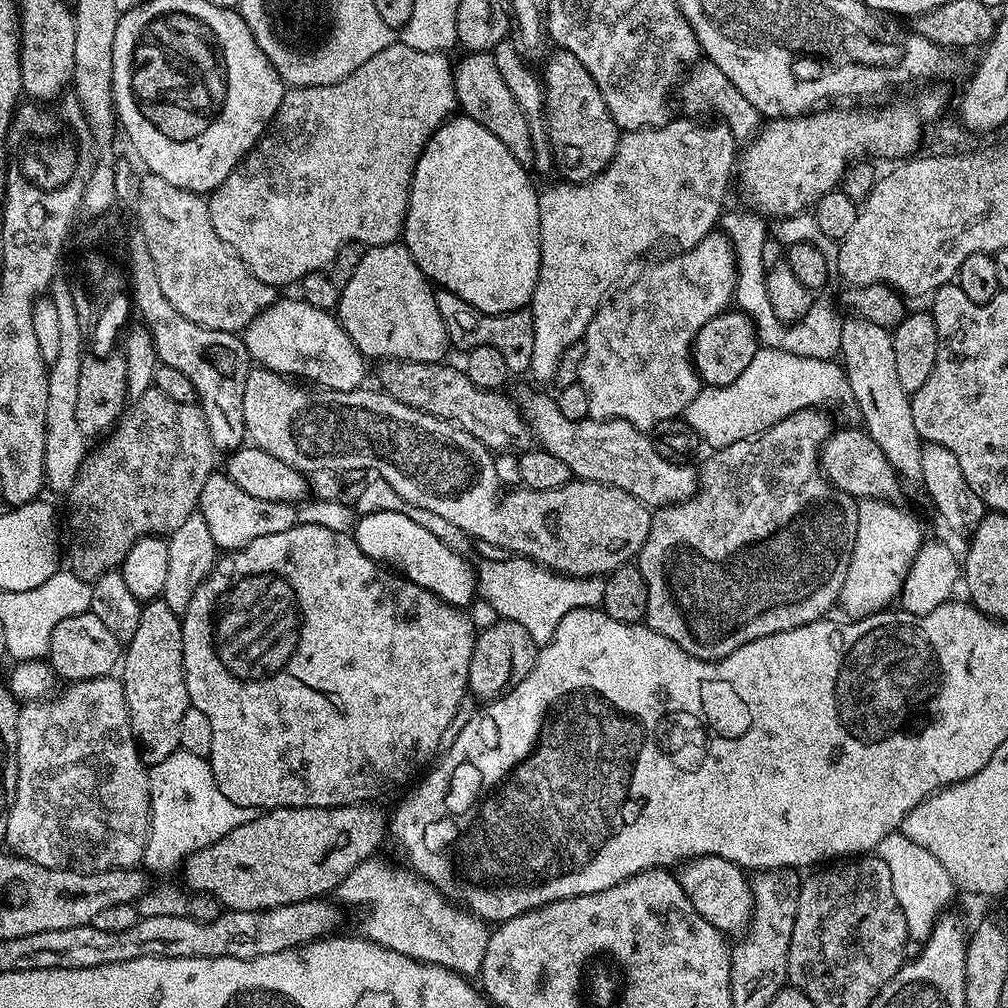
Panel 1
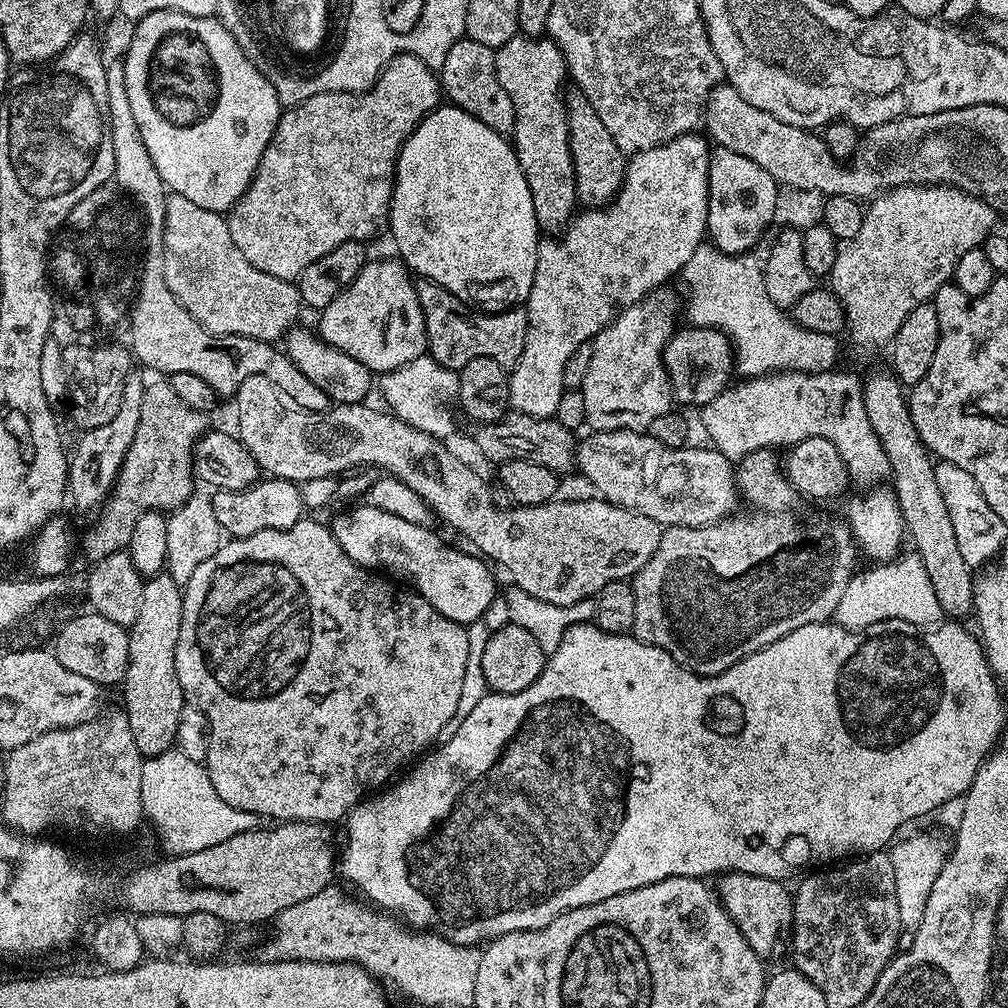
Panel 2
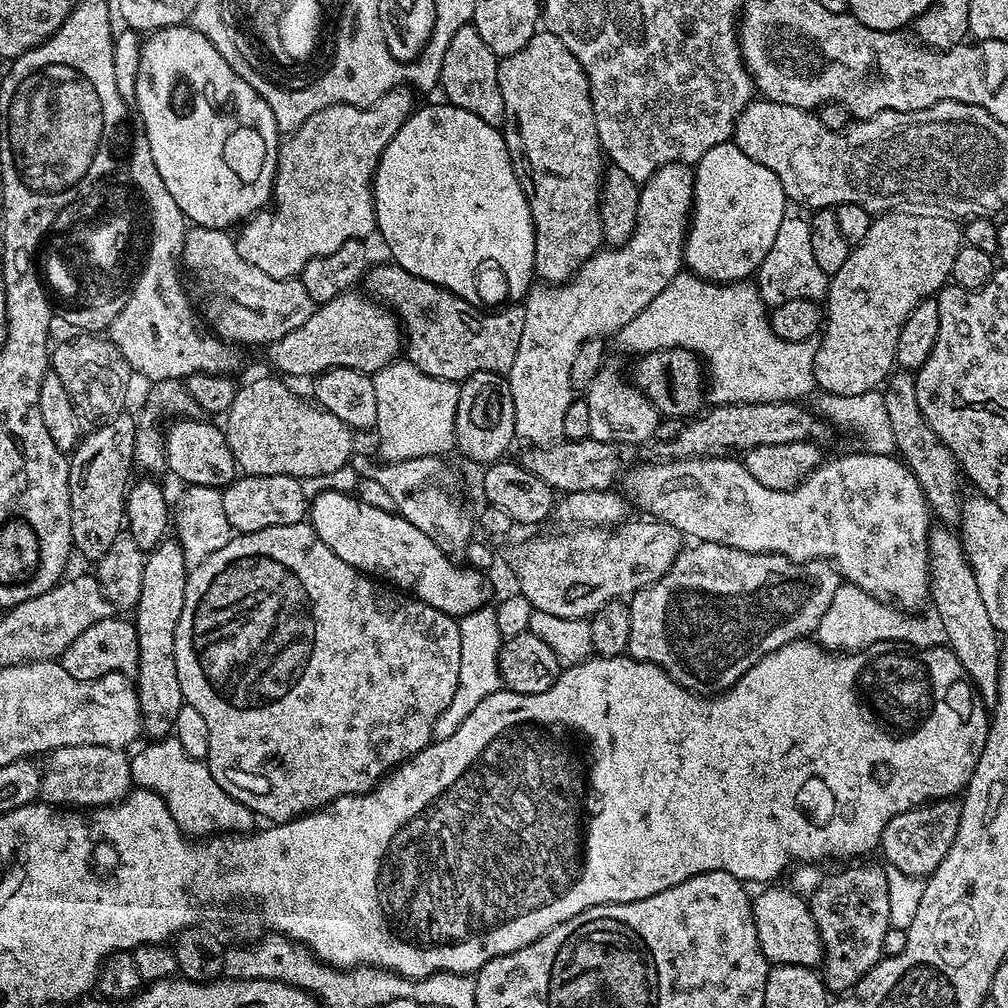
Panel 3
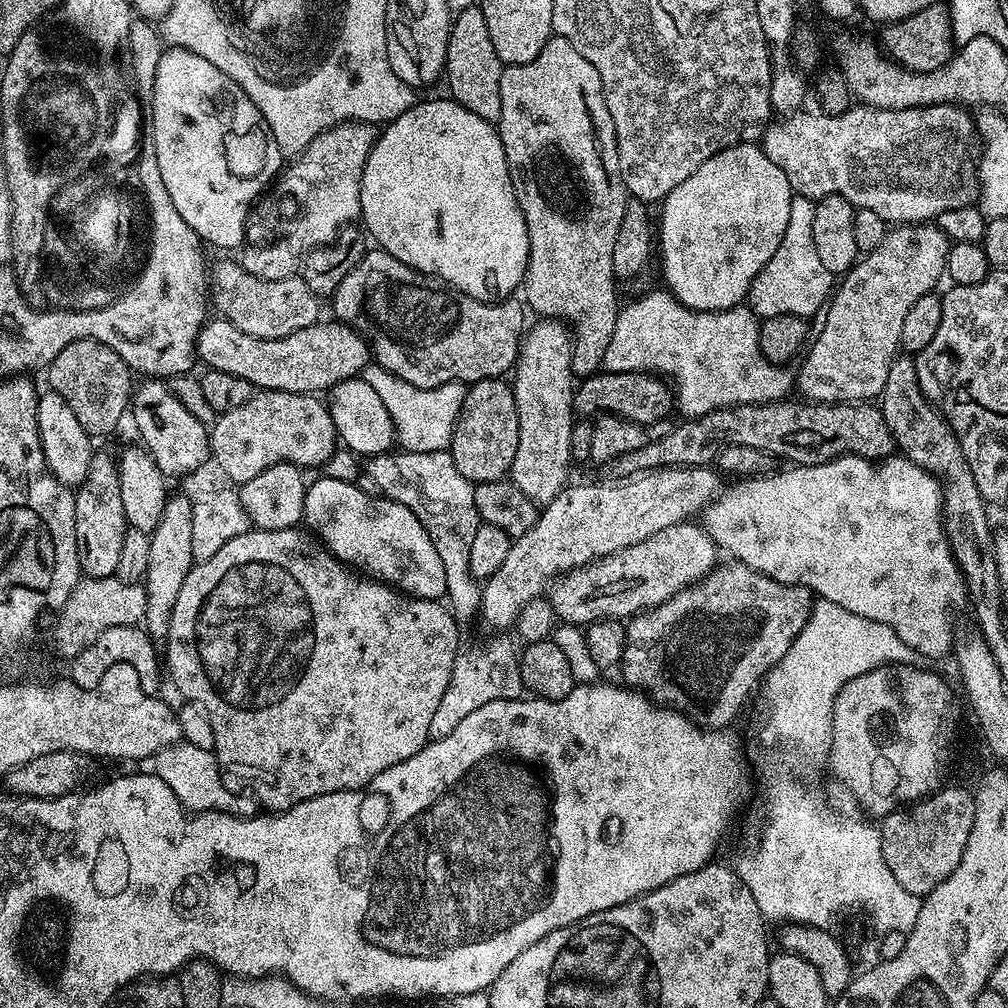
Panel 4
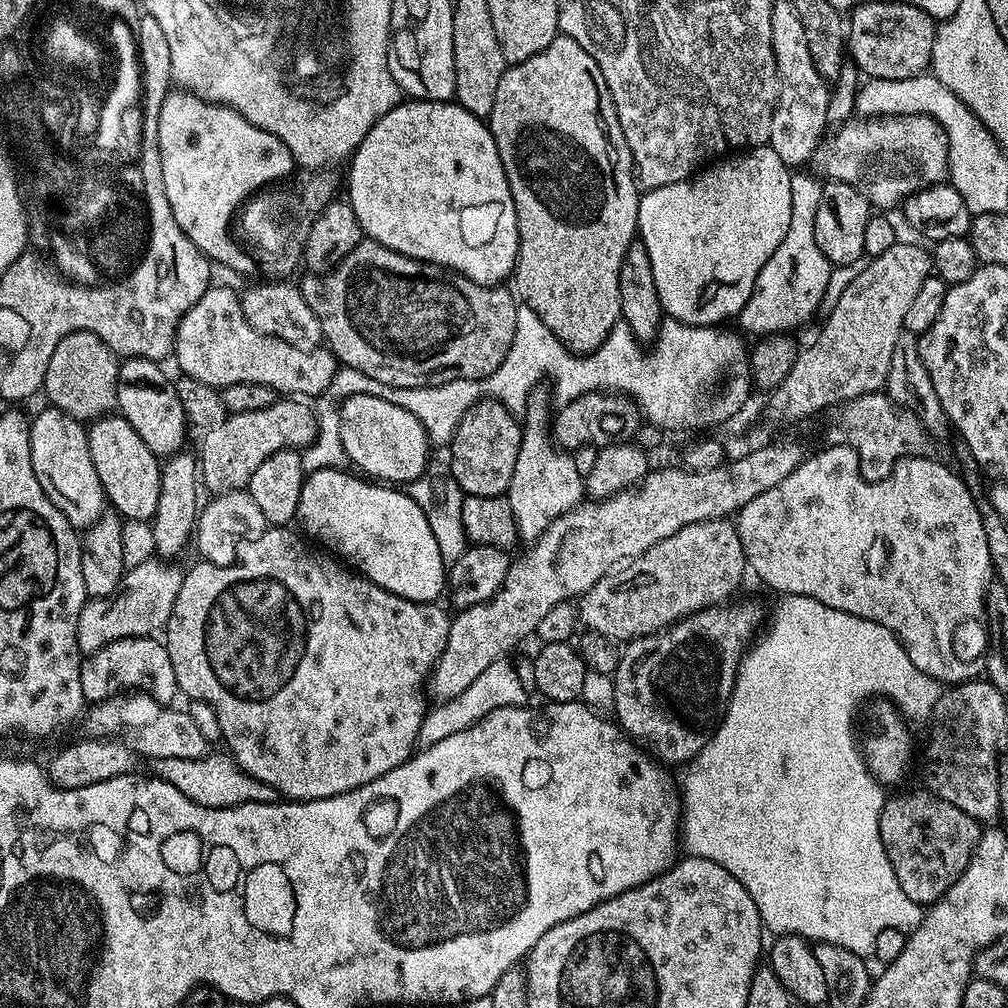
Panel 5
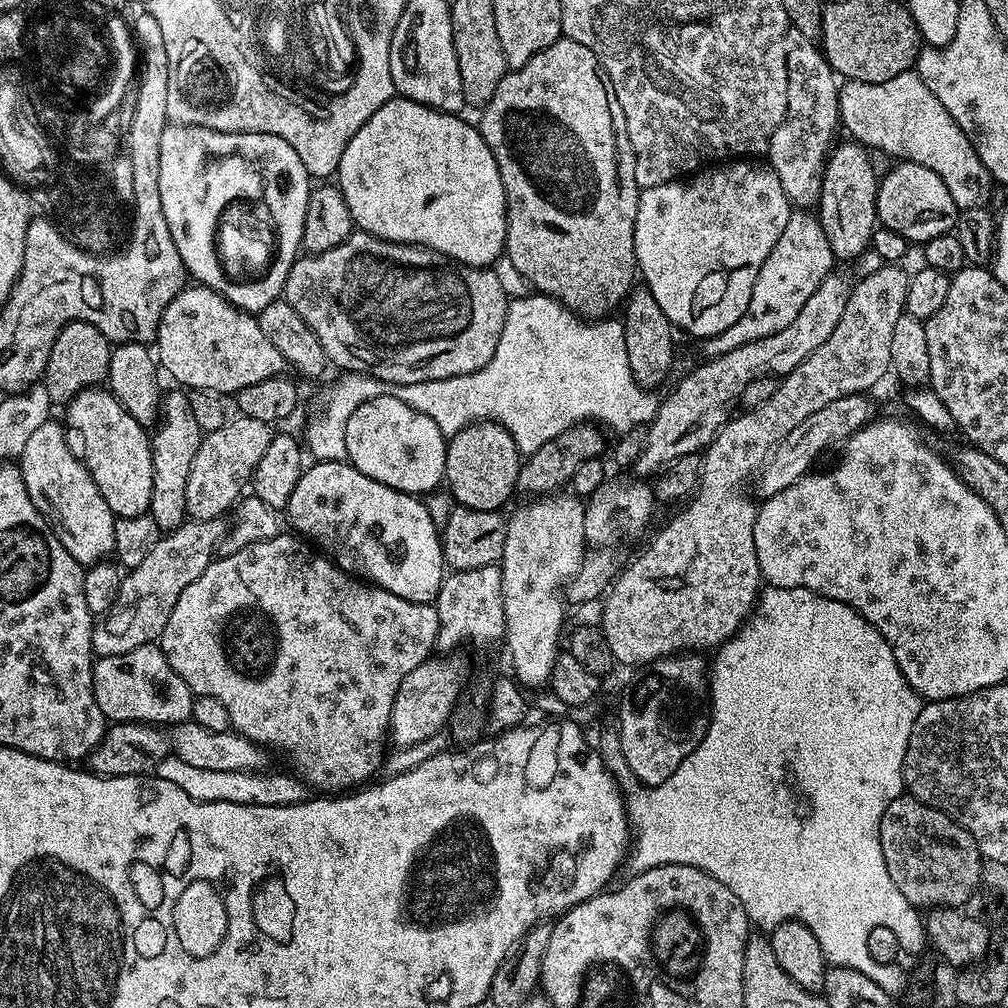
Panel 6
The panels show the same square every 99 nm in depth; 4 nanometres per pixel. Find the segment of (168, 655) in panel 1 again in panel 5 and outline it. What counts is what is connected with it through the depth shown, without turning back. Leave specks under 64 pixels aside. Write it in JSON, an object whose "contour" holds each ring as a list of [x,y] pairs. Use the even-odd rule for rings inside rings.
{"contour":[[[181,450],[174,453],[173,456],[167,457],[160,466],[160,489],[158,490],[158,510],[154,510],[152,519],[150,521],[152,529],[154,530],[154,546],[156,547],[156,556],[160,558],[176,558],[176,555],[183,550],[184,547],[189,547],[190,541],[193,539],[196,530],[196,517],[202,507],[202,499],[200,500],[200,492],[202,493],[202,481],[200,479],[200,466],[198,463],[198,456],[195,451]]]}

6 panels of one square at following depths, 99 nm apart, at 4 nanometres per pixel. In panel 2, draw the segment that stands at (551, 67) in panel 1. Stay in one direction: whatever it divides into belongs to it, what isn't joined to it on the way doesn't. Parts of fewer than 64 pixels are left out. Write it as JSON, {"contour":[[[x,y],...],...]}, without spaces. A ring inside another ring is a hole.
{"contour":[[[572,90],[567,93],[568,105],[568,137],[570,138],[570,154],[574,162],[576,175],[576,199],[584,206],[603,206],[610,204],[618,193],[624,181],[626,154],[610,138],[610,130],[602,126],[602,118],[585,98],[583,92]]]}

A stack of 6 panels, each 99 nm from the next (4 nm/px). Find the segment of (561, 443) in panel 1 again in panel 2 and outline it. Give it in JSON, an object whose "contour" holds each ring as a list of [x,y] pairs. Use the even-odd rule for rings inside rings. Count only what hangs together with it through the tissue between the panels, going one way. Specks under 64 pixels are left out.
{"contour":[[[647,431],[592,432],[576,445],[575,467],[611,504],[646,514],[661,526],[701,528],[717,524],[736,508],[736,474],[733,461],[711,446],[662,446]]]}

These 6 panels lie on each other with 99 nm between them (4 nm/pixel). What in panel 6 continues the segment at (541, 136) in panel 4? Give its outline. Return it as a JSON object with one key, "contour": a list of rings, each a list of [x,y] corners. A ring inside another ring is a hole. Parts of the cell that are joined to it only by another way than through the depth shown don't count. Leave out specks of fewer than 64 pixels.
{"contour":[[[567,38],[556,40],[550,46],[546,46],[546,50],[538,50],[538,54],[534,54],[534,58],[530,58],[530,62],[526,62],[526,66],[514,68],[507,72],[502,78],[502,82],[498,82],[498,90],[494,90],[494,98],[490,98],[490,102],[483,105],[484,112],[478,119],[478,127],[482,138],[486,142],[486,146],[490,146],[490,150],[494,154],[494,162],[498,162],[498,174],[502,178],[502,186],[504,187],[504,197],[506,198],[506,238],[504,239],[504,252],[506,259],[514,262],[518,274],[522,274],[526,278],[526,282],[541,296],[553,296],[560,304],[565,304],[569,310],[575,312],[581,318],[587,318],[591,321],[601,318],[608,318],[613,315],[612,312],[621,307],[624,301],[628,299],[629,292],[632,291],[638,280],[638,269],[636,267],[636,251],[634,250],[634,222],[638,218],[638,202],[640,201],[641,188],[636,185],[634,178],[634,150],[630,146],[630,134],[626,134],[626,114],[622,114],[622,106],[618,106],[618,94],[614,94],[614,86],[610,82],[610,78],[606,74],[606,70],[598,62],[598,58],[594,54],[594,50],[582,46],[582,42],[574,42]]]}

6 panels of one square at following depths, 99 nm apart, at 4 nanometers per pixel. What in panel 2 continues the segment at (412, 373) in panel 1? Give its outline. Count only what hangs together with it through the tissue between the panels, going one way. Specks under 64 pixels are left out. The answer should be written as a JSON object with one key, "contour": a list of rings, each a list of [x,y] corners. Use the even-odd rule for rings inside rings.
{"contour":[[[513,411],[495,424],[481,424],[475,429],[476,448],[496,466],[511,460],[529,460],[537,466],[546,466],[558,474],[573,471],[576,463],[577,437],[569,429],[563,428],[554,418],[539,420],[521,412]]]}

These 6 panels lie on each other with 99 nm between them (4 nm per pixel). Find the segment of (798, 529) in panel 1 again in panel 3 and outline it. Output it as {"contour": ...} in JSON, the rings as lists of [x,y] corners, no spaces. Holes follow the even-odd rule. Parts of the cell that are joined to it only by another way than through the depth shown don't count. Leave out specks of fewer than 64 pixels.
{"contour":[[[700,542],[692,547],[696,548],[685,547],[676,555],[676,560],[666,575],[649,584],[647,588],[639,588],[637,592],[632,593],[627,601],[630,610],[630,642],[627,655],[634,660],[650,662],[654,666],[658,666],[671,680],[678,682],[678,686],[682,686],[688,692],[695,692],[697,696],[710,697],[732,688],[736,684],[736,680],[742,678],[742,674],[746,674],[746,670],[750,670],[750,666],[757,664],[766,654],[795,640],[811,637],[817,631],[826,608],[834,599],[835,592],[842,585],[841,577],[836,569],[832,567],[831,563],[824,560],[807,560],[804,564],[798,564],[796,561],[788,559],[787,556],[743,552],[737,548],[714,542]]]}

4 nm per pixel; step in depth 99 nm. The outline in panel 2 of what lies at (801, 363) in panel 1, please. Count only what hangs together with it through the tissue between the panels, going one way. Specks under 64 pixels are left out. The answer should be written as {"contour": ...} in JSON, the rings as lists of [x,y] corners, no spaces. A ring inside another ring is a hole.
{"contour":[[[829,370],[827,372],[778,372],[766,376],[754,376],[751,378],[741,379],[739,382],[733,383],[724,389],[722,394],[718,394],[718,398],[714,398],[714,402],[706,402],[699,409],[700,424],[704,427],[704,432],[709,436],[711,447],[717,452],[721,452],[727,460],[739,462],[743,456],[748,456],[754,450],[759,448],[777,449],[778,444],[783,446],[791,446],[802,442],[806,438],[826,438],[826,442],[834,442],[834,446],[838,450],[838,454],[842,454],[842,462],[847,466],[849,473],[856,472],[884,472],[891,473],[890,458],[886,458],[886,450],[882,448],[882,442],[878,438],[878,434],[874,432],[874,426],[870,424],[870,417],[866,414],[866,402],[864,401],[864,385],[861,377],[851,376],[848,372],[840,372],[841,370]]]}

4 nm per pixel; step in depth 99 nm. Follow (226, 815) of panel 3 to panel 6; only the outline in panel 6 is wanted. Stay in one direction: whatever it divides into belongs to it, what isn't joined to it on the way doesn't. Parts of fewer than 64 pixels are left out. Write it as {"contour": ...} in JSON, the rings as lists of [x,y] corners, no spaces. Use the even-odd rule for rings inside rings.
{"contour":[[[174,754],[166,757],[155,770],[155,775],[166,782],[174,782],[178,790],[186,790],[190,798],[210,802],[234,802],[235,804],[257,804],[258,806],[290,806],[291,804],[303,804],[309,799],[310,789],[299,776],[284,772],[272,772],[267,776],[267,771],[243,772],[242,770],[202,770],[199,766],[190,766],[190,762],[182,762]]]}

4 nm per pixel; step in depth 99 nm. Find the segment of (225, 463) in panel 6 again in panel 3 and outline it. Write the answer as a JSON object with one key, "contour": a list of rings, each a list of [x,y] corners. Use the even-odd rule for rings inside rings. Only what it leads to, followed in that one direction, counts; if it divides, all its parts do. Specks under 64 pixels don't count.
{"contour":[[[272,376],[241,383],[234,394],[234,406],[226,413],[224,436],[237,469],[246,476],[286,474],[305,478],[328,476],[348,459],[351,461],[353,429],[334,418],[334,414],[299,400],[282,381],[275,380],[280,378]]]}

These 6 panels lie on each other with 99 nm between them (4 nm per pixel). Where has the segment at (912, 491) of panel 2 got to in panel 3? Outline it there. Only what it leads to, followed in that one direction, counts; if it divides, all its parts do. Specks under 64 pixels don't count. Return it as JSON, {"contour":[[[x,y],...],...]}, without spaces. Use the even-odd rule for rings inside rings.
{"contour":[[[936,526],[928,533],[928,591],[931,607],[946,630],[947,647],[962,664],[962,670],[966,670],[976,695],[985,705],[995,705],[1002,641],[986,614],[964,546],[951,527]]]}

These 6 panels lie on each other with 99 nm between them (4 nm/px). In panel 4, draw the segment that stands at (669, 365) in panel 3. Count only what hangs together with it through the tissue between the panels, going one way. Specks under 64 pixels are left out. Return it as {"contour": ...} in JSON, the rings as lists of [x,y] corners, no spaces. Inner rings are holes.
{"contour":[[[601,370],[594,376],[583,377],[575,385],[572,394],[572,410],[580,418],[607,414],[647,426],[659,420],[667,420],[673,415],[671,412],[674,412],[674,392],[667,379],[651,372],[605,372]]]}

